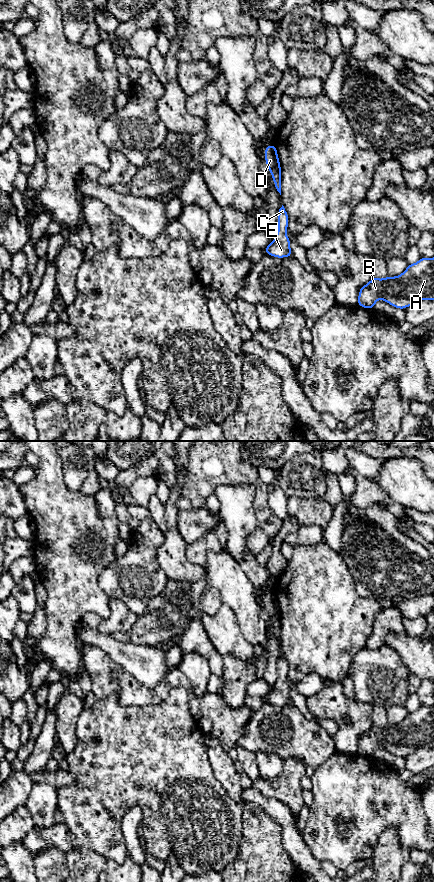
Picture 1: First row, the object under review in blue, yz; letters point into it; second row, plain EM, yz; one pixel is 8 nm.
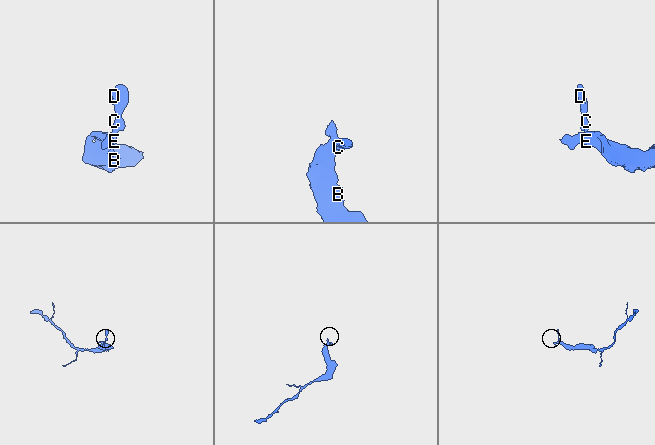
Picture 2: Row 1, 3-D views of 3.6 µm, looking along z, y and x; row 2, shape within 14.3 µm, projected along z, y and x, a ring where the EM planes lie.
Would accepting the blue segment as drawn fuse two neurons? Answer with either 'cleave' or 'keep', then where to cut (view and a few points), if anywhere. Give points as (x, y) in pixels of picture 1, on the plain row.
keep | no cut

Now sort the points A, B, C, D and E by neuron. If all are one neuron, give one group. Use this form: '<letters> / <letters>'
A B C D E

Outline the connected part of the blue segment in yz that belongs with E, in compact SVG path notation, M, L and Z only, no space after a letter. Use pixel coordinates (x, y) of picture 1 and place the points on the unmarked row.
M284 654L278 659L278 680L275 688L270 691L264 698L263 701L270 702L273 705L283 706L283 705L293 705L290 698L290 688L286 683L288 676L288 661Z

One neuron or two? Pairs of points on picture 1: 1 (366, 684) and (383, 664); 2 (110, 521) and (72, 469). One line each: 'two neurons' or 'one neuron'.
1: one neuron
2: two neurons

